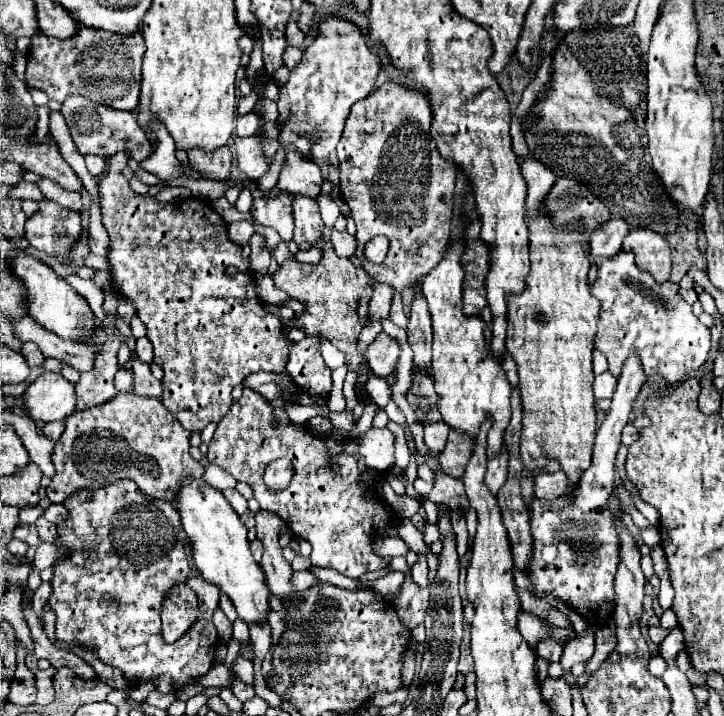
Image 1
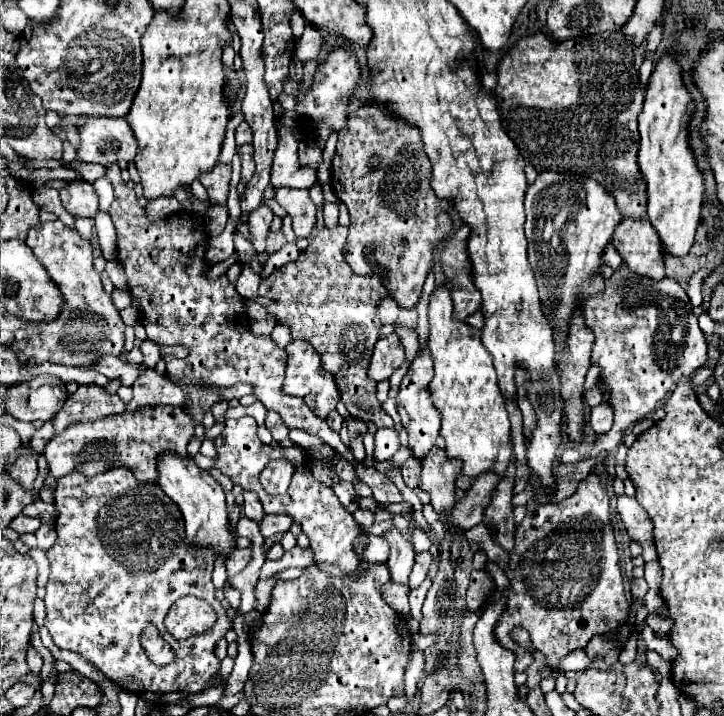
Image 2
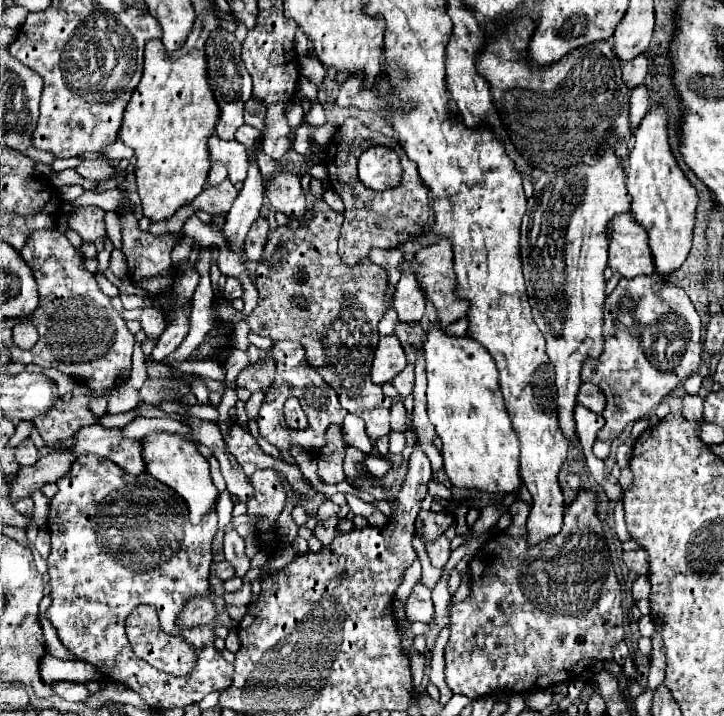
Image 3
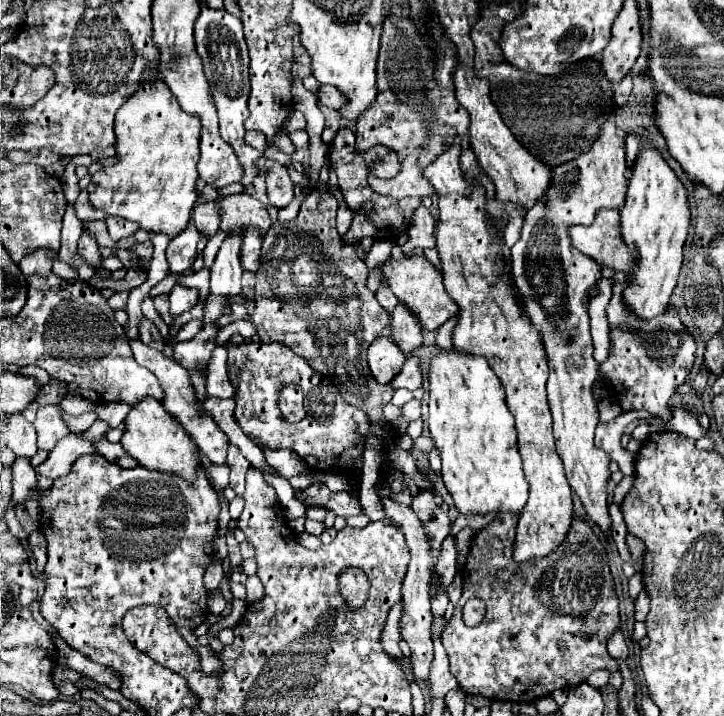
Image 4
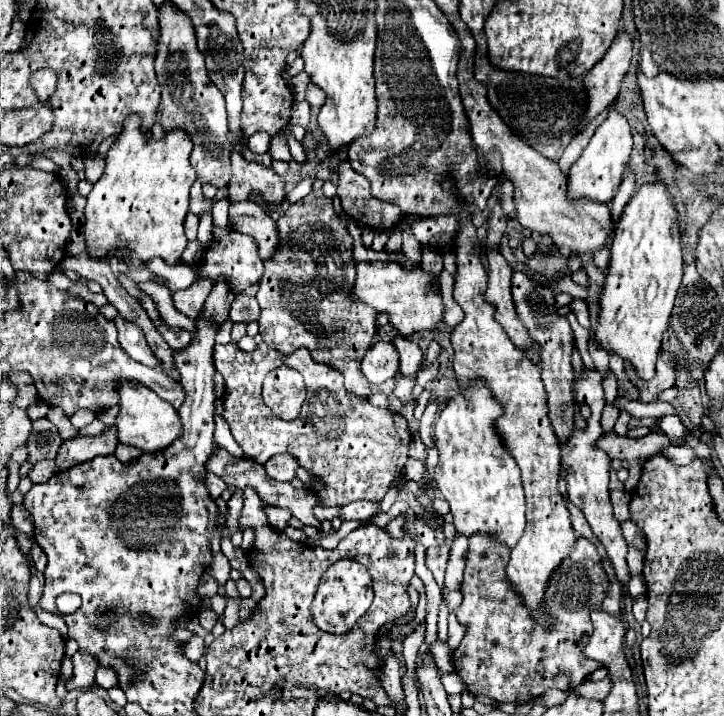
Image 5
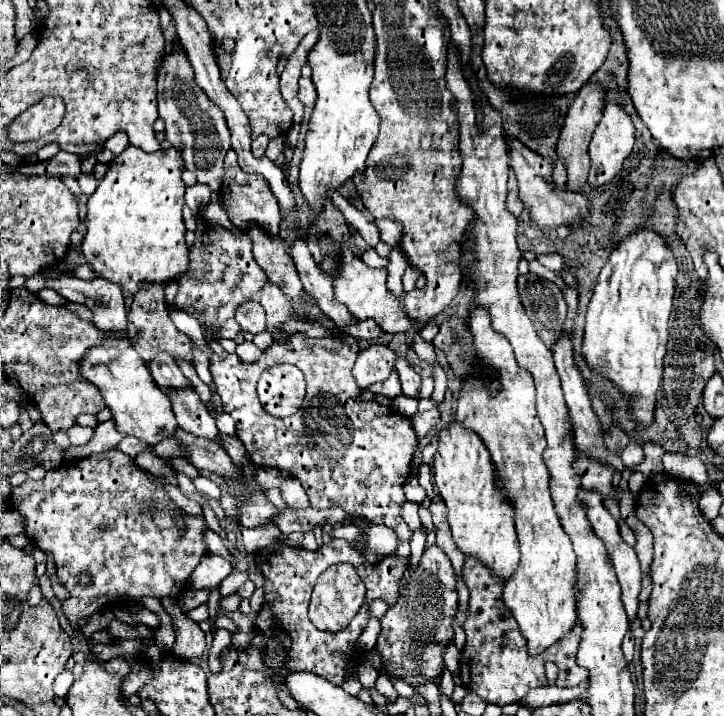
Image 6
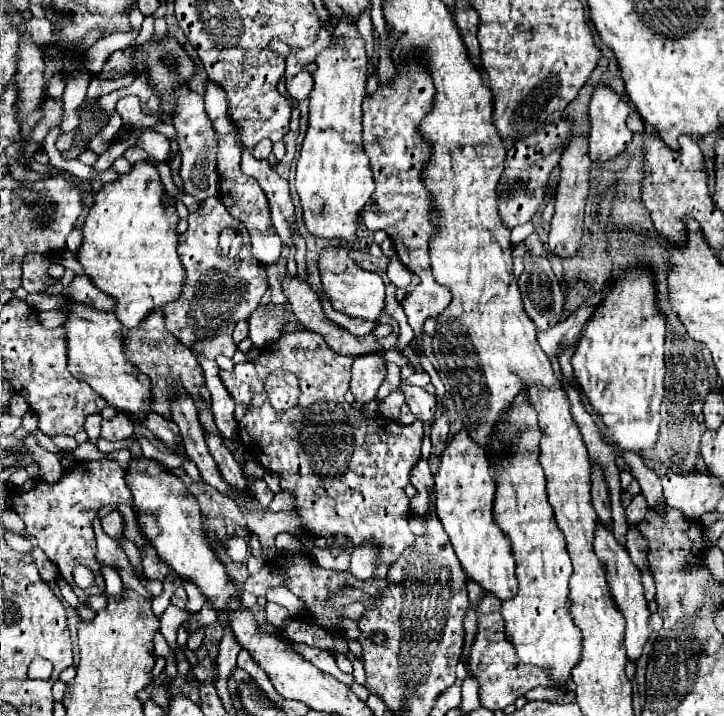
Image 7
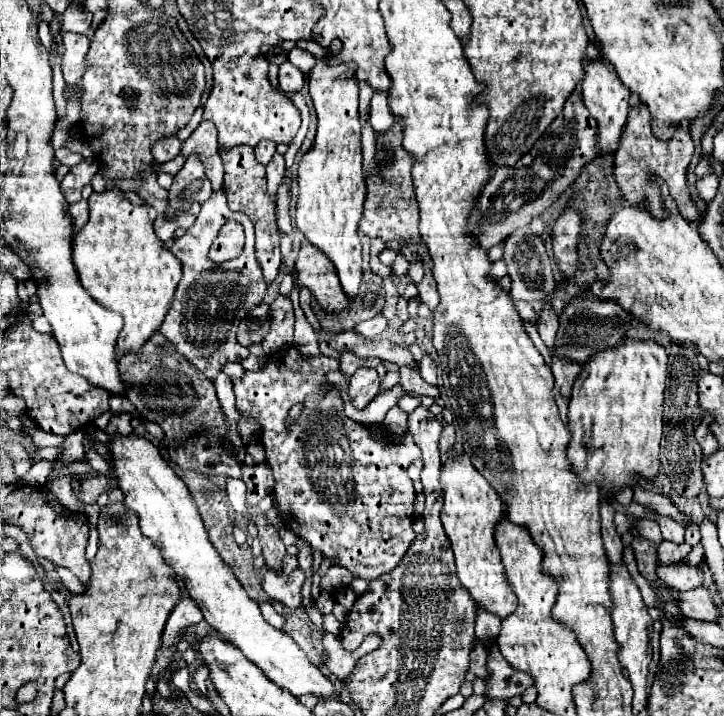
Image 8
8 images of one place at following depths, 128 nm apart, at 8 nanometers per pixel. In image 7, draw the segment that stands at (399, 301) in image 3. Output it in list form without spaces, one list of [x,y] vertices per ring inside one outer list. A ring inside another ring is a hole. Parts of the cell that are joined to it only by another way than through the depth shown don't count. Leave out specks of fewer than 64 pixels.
[[[406,386],[404,388],[406,404],[414,418],[422,424],[434,424],[436,420],[436,398],[428,394],[424,388],[418,386]]]

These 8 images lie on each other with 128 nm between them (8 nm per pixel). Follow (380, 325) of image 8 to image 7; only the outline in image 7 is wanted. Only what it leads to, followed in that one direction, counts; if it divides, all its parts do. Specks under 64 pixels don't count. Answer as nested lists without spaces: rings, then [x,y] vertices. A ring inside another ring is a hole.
[[[322,296],[322,304],[324,304],[324,312],[326,316],[340,324],[342,328],[346,328],[350,334],[354,336],[366,336],[366,334],[372,334],[372,330],[376,328],[376,322],[368,322],[368,320],[358,320],[358,318],[350,318],[346,314],[340,314],[340,312],[334,312],[334,308],[330,308],[330,302],[326,300],[326,296]]]

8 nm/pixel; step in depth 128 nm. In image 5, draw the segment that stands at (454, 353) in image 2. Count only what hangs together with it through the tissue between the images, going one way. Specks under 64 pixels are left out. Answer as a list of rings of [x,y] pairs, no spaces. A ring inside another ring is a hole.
[[[482,380],[470,384],[466,392],[458,392],[442,408],[434,428],[434,442],[440,450],[440,462],[434,470],[434,482],[450,504],[450,512],[454,516],[452,524],[460,536],[470,538],[474,534],[484,534],[512,550],[522,538],[526,526],[524,492],[518,466],[514,464],[514,458],[506,452],[506,448],[502,448],[498,432],[494,432],[494,420],[498,420],[498,416],[502,416],[502,408],[498,408],[498,402],[494,400],[494,396],[490,396],[490,390],[486,388],[486,384],[482,384]]]

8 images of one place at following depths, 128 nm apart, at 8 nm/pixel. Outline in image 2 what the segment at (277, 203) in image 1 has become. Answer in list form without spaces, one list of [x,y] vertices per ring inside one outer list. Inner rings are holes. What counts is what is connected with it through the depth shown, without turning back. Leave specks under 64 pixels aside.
[[[264,204],[248,216],[248,242],[258,254],[266,250],[266,238],[270,232],[272,218],[274,218],[274,212]]]

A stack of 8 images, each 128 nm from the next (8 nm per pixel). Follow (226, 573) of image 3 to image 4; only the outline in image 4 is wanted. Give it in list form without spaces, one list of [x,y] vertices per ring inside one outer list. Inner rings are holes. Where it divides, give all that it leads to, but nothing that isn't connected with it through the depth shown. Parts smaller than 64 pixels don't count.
[[[214,560],[214,562],[208,566],[206,574],[204,574],[204,586],[206,586],[206,590],[208,590],[208,592],[214,592],[214,590],[218,588],[222,576],[224,576],[222,560]]]

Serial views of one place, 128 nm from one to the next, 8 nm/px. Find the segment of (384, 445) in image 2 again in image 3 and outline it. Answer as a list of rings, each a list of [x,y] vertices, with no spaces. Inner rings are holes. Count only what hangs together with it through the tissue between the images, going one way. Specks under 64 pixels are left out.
[[[390,432],[390,452],[398,454],[406,448],[406,436],[402,432]]]

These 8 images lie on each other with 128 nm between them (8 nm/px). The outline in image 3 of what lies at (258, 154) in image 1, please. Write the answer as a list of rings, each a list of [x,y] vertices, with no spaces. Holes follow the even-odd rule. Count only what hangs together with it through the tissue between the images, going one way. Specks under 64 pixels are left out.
[[[212,134],[208,140],[208,152],[212,162],[222,162],[228,168],[228,178],[232,184],[246,180],[248,150],[242,144],[220,140],[216,134]]]

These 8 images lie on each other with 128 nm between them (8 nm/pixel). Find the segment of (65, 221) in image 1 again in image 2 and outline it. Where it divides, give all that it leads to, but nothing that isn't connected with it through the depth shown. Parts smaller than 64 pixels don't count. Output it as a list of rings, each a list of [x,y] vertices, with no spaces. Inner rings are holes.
[[[42,222],[28,230],[26,244],[32,248],[34,256],[40,260],[40,264],[46,268],[50,280],[60,288],[60,294],[64,298],[62,304],[62,318],[68,320],[88,320],[92,324],[92,332],[50,332],[40,330],[36,334],[34,330],[28,334],[20,330],[16,334],[16,342],[12,342],[12,350],[18,354],[18,360],[22,364],[64,364],[64,366],[90,366],[96,364],[102,356],[120,356],[124,352],[124,322],[112,302],[112,296],[104,292],[100,274],[92,268],[92,246],[84,242],[78,234],[78,230],[68,230],[62,222]]]

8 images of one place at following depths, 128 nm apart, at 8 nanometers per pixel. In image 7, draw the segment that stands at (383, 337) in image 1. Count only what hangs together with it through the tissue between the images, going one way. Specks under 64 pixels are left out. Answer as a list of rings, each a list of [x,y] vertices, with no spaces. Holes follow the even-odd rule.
[[[358,356],[352,364],[350,390],[354,400],[360,404],[372,402],[378,394],[378,388],[386,376],[386,366],[382,356]]]

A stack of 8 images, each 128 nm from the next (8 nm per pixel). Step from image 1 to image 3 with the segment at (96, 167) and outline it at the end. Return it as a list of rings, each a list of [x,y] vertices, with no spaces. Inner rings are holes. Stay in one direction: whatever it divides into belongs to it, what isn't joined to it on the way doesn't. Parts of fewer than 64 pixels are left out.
[[[108,212],[104,216],[104,220],[106,220],[106,230],[108,230],[108,236],[110,236],[112,244],[116,248],[120,248],[122,240],[120,240],[120,218],[118,218],[118,214],[116,212]]]

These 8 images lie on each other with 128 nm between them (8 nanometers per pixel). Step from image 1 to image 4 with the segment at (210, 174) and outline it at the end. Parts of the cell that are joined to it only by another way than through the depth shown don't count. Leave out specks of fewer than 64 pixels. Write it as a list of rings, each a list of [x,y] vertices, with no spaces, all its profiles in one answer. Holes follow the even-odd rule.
[[[246,192],[226,196],[220,204],[220,218],[222,218],[220,228],[224,232],[236,232],[254,226],[264,236],[272,226],[266,206]]]

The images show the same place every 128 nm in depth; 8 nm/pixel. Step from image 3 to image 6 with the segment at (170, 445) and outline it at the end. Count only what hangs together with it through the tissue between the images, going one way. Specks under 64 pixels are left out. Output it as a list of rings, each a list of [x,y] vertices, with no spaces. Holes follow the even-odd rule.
[[[106,332],[106,340],[98,346],[92,346],[80,360],[80,376],[92,382],[102,398],[106,408],[110,408],[118,432],[136,436],[148,444],[158,444],[164,438],[170,438],[178,428],[172,412],[170,398],[154,384],[154,378],[146,362],[130,346],[124,334]]]

